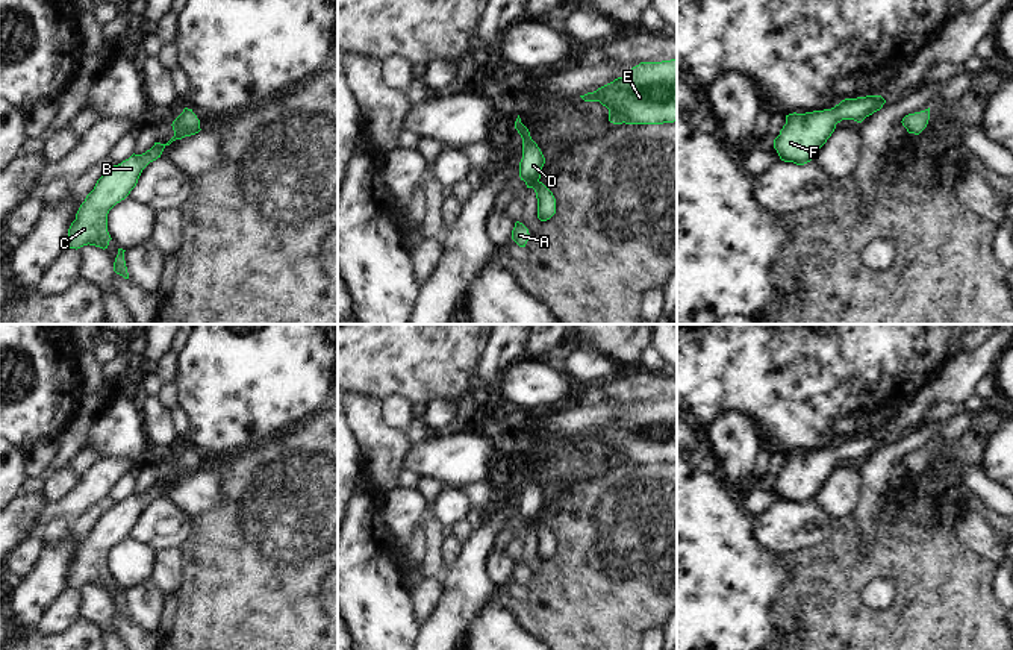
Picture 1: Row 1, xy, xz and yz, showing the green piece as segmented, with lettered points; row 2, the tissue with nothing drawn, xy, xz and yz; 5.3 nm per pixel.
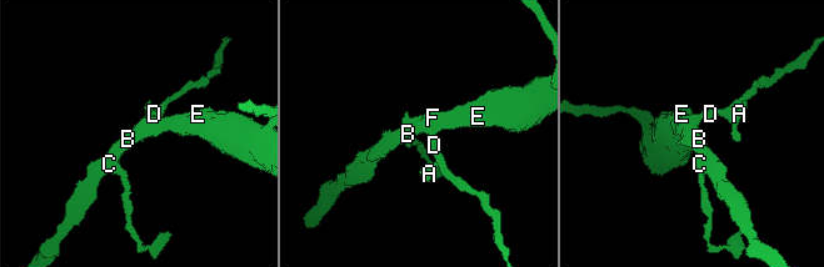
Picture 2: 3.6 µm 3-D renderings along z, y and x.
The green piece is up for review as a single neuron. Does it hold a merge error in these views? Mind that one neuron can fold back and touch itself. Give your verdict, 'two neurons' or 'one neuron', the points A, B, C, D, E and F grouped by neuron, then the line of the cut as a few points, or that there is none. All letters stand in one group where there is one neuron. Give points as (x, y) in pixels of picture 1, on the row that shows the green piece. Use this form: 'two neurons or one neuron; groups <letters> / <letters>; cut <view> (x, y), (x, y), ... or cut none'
one neuron; groups A B C D E F; cut none

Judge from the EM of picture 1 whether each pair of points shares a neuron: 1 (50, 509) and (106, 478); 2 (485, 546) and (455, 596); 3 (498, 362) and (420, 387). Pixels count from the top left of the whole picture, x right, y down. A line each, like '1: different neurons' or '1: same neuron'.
1: same neuron
2: same neuron
3: different neurons

